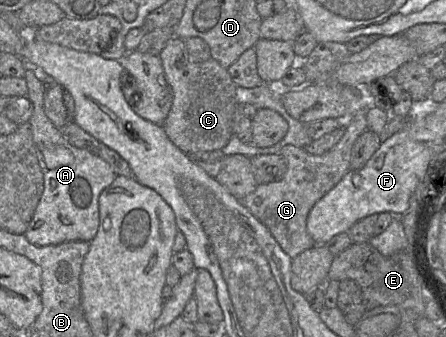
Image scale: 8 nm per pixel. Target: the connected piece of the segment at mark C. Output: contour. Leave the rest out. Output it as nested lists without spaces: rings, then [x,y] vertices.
[[[175,36],[158,56],[173,95],[171,109],[162,124],[168,138],[186,154],[221,150],[232,136],[232,120],[237,105],[237,86],[228,69],[212,57],[203,62],[192,60],[184,40]]]

